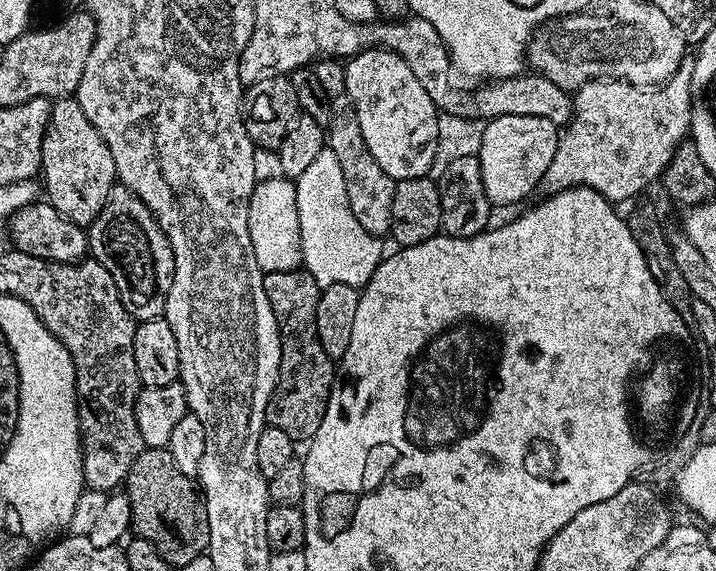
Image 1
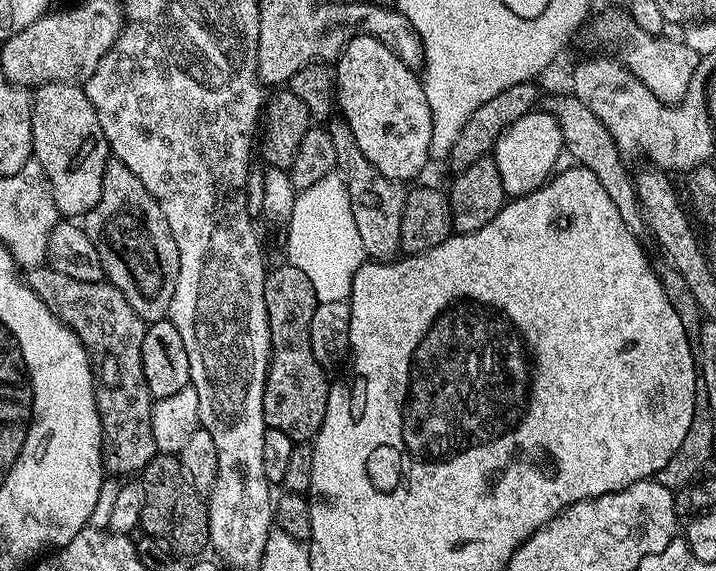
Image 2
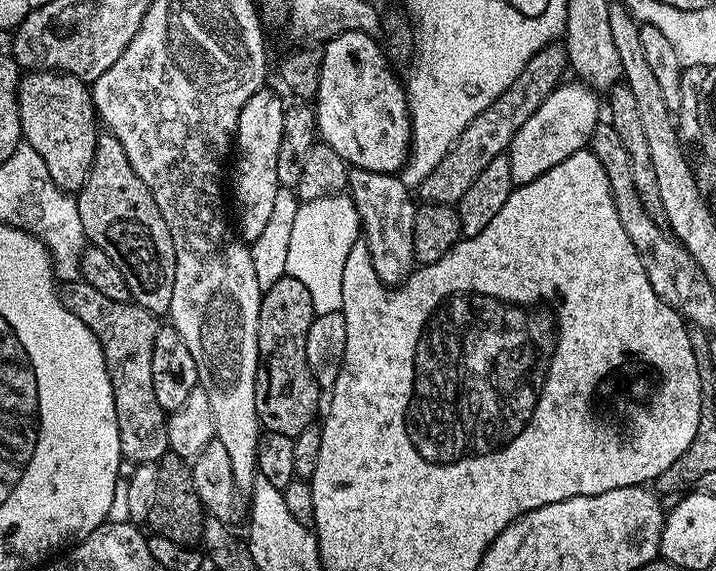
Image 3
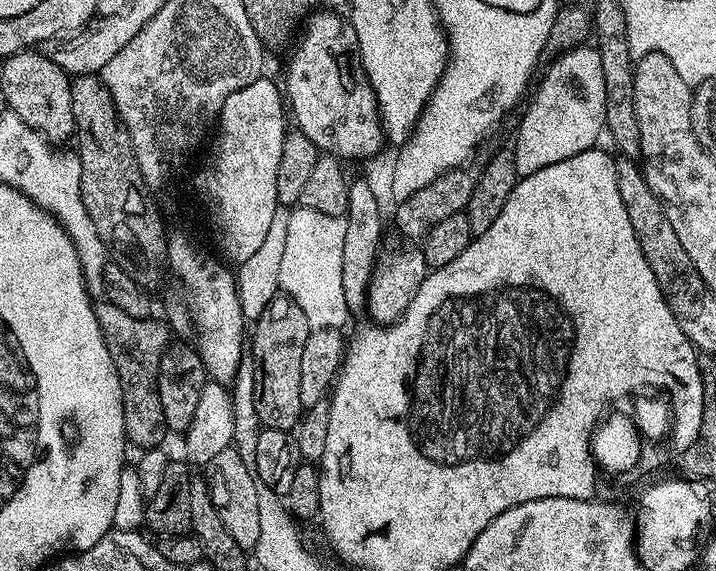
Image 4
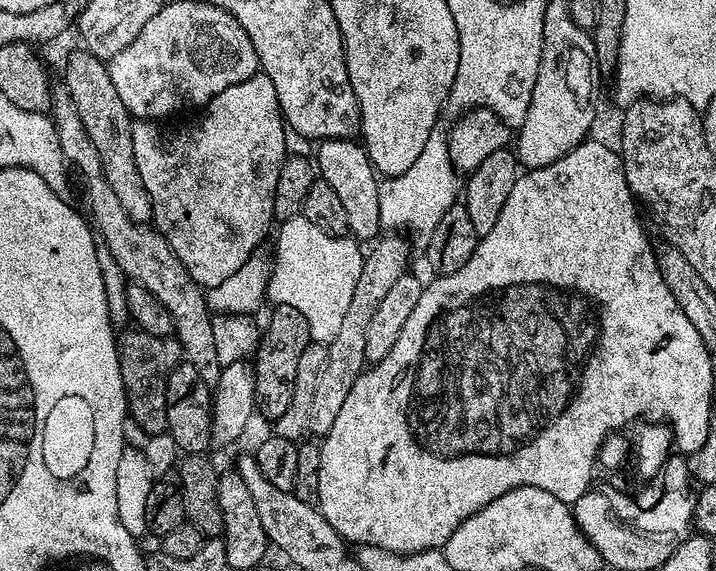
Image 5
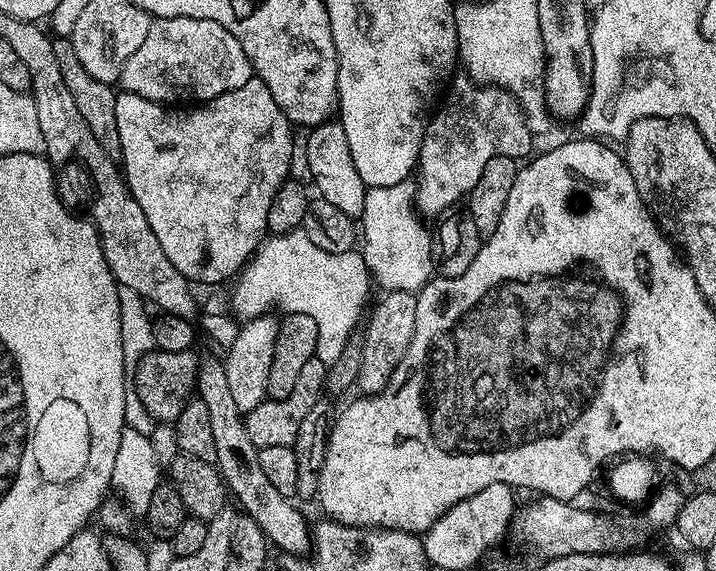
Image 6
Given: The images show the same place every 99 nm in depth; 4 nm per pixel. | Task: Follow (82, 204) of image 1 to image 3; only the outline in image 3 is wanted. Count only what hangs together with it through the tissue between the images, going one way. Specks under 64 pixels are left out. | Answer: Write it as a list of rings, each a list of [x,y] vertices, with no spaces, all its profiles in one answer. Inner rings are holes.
[[[28,70],[19,77],[16,97],[23,143],[38,150],[50,178],[63,192],[79,192],[90,174],[98,135],[98,117],[89,85],[69,72]]]

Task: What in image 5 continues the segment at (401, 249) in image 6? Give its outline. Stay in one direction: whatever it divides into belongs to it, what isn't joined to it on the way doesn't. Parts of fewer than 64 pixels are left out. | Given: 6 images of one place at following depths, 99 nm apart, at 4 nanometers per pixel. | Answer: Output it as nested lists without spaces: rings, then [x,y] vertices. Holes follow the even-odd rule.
[[[437,126],[426,138],[426,147],[422,149],[422,154],[414,161],[414,166],[397,176],[389,176],[381,183],[380,197],[378,198],[378,214],[380,215],[381,229],[391,230],[396,234],[409,234],[413,232],[416,236],[427,238],[432,235],[434,226],[442,222],[442,214],[450,210],[450,206],[457,203],[462,196],[462,176],[454,167],[451,154],[448,152],[449,133],[443,127]]]

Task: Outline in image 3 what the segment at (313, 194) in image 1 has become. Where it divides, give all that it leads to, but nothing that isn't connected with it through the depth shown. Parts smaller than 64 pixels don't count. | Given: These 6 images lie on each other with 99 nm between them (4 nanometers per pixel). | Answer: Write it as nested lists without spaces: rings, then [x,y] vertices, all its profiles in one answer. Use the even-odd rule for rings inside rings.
[[[351,195],[314,198],[299,205],[294,226],[291,227],[285,270],[287,275],[298,278],[298,282],[310,290],[313,313],[341,311],[342,266],[346,266],[346,254],[350,254],[350,246],[354,246],[354,242],[361,239],[361,236],[360,215]]]

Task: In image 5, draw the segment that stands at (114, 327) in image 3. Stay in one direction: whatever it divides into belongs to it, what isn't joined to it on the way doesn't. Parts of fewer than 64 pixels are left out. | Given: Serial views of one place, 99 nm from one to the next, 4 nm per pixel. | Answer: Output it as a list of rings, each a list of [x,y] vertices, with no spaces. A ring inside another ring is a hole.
[[[124,330],[119,333],[120,369],[124,393],[128,399],[128,414],[148,436],[157,436],[168,431],[166,422],[166,382],[170,370],[181,363],[180,344],[174,338],[146,334],[139,330]]]

